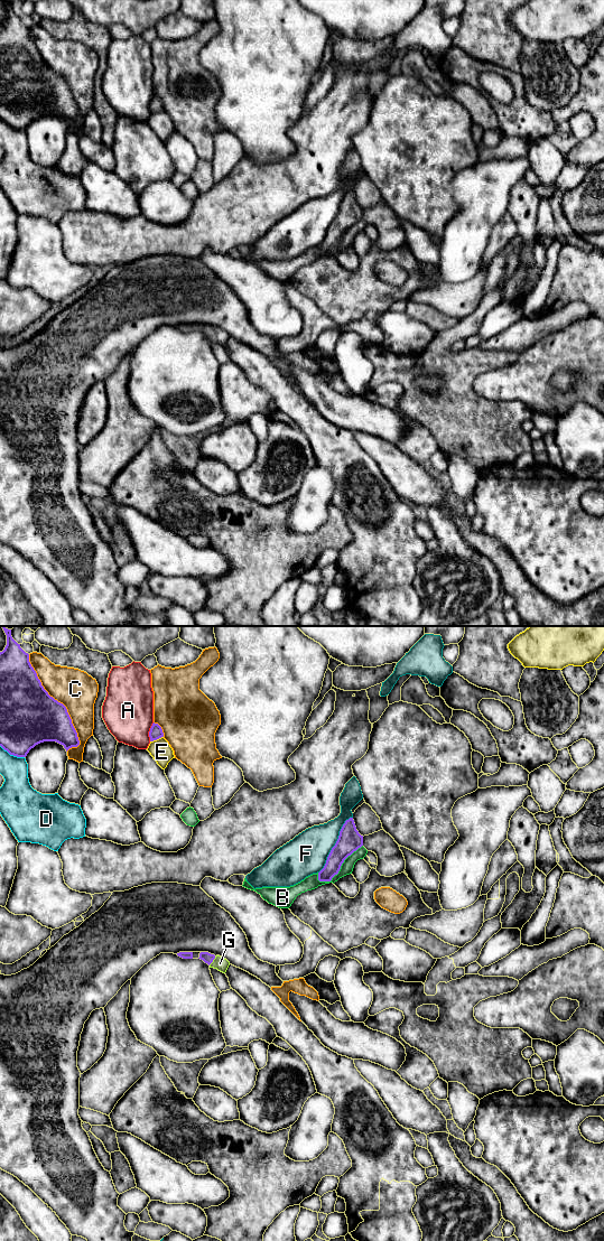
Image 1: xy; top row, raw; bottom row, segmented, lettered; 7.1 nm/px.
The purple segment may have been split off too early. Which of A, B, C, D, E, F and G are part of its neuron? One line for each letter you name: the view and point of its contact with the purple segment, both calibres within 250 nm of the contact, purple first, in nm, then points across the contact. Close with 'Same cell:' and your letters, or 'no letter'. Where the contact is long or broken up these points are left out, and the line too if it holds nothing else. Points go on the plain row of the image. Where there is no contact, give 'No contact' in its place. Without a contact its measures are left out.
G: Touches purple at xy (212, 334). Thickness 80 nm (purple) against 90 nm. Path across: xy (207, 330), (212, 334), (220, 336)
Same cell: G

